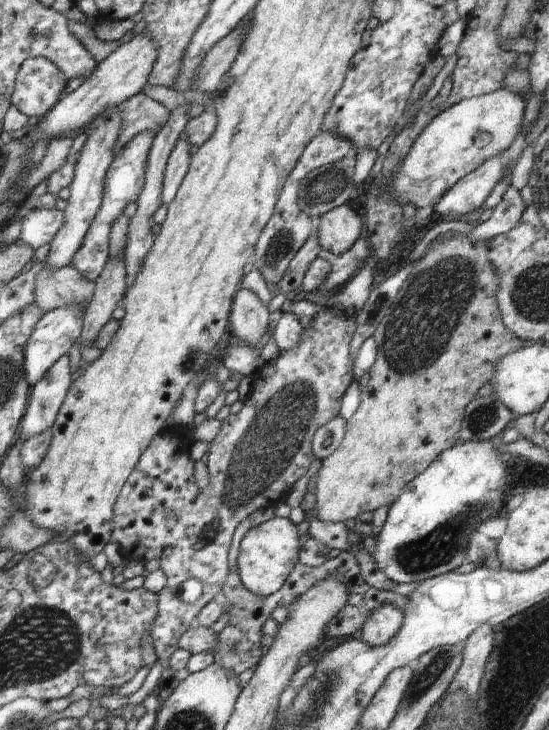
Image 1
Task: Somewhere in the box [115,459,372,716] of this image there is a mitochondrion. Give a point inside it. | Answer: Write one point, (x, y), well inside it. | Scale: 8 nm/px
(236, 647)

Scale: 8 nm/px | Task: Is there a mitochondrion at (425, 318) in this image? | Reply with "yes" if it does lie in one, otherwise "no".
yes

